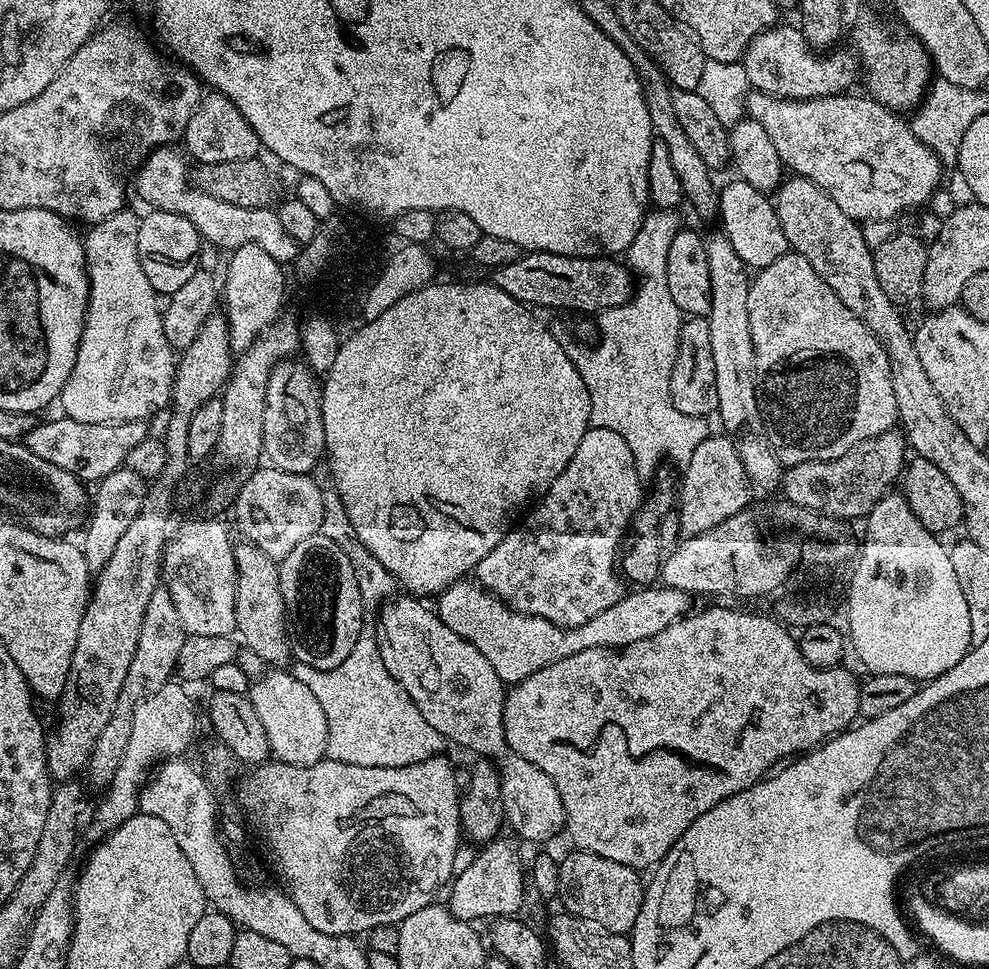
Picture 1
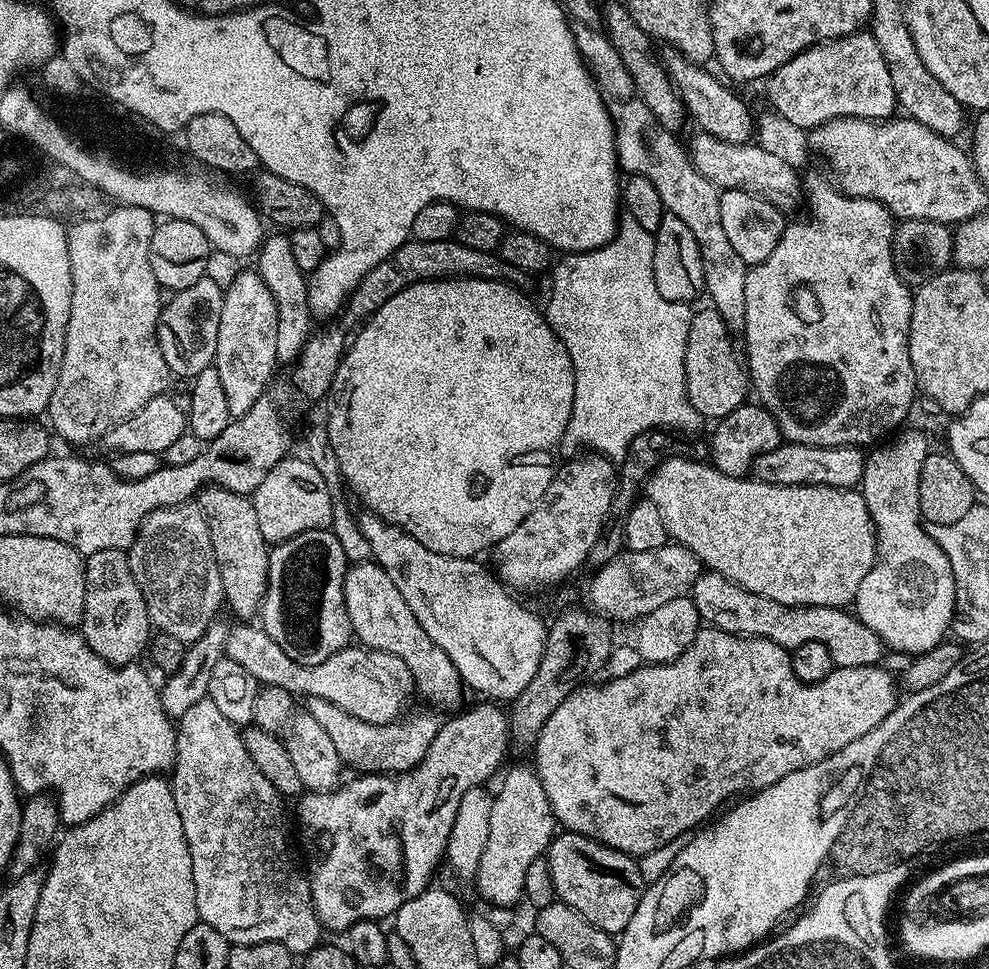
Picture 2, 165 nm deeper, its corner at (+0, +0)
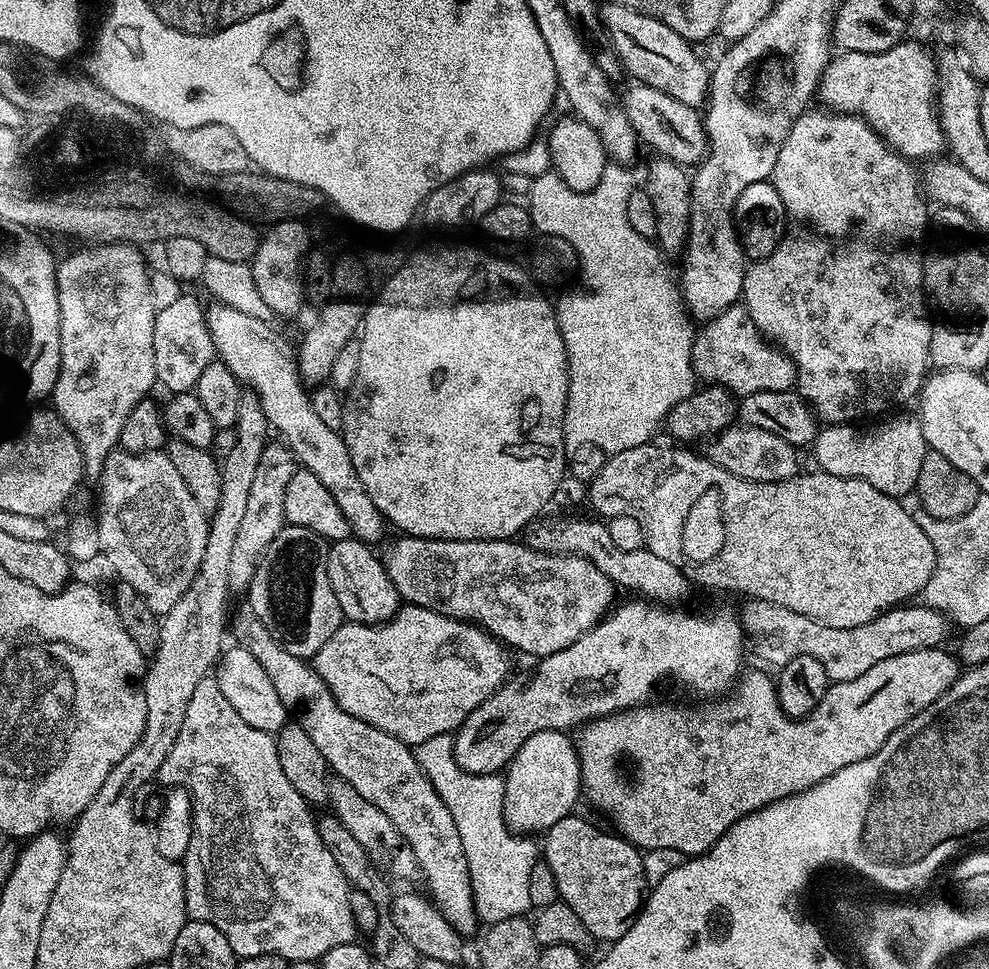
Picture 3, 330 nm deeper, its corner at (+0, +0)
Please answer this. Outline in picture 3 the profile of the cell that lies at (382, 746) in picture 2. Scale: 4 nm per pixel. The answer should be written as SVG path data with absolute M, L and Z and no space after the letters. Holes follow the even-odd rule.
M450 732L426 738L426 742L415 745L414 751L418 766L426 778L430 778L434 790L438 790L442 802L446 802L446 810L454 814L454 826L458 826L462 850L466 850L477 917L490 925L506 918L524 916L532 908L530 870L538 863L538 844L527 835L514 834L504 820L505 777L500 774L475 776L462 770L456 761L456 745Z

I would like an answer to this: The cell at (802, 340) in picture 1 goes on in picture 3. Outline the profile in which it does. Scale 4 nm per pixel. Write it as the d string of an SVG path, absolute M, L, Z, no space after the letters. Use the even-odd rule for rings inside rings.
M805 110L794 123L782 150L778 150L778 162L774 162L770 182L778 190L784 208L788 212L788 223L784 239L765 260L757 260L745 271L742 303L748 309L754 326L765 338L772 341L790 357L796 367L796 388L798 394L816 414L817 421L827 424L851 424L860 422L867 412L880 412L891 404L915 401L920 395L924 381L930 372L930 338L933 321L926 303L924 286L925 261L920 260L920 243L930 222L930 212L924 205L925 193L918 168L908 157L890 148L885 140L866 123L861 116L848 116L844 112Z

